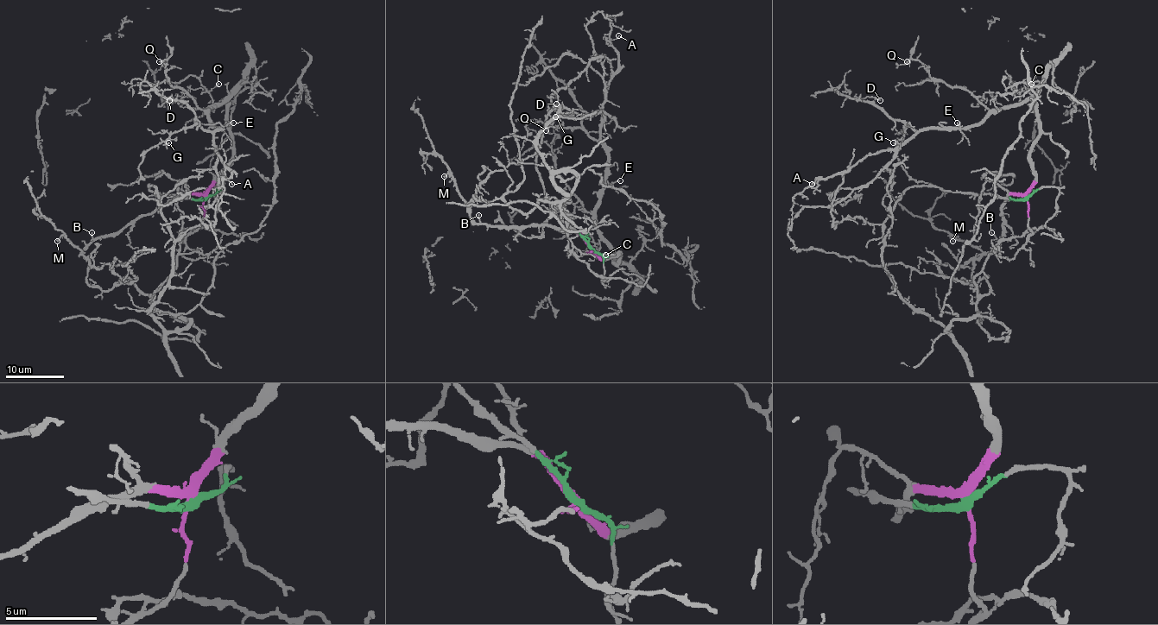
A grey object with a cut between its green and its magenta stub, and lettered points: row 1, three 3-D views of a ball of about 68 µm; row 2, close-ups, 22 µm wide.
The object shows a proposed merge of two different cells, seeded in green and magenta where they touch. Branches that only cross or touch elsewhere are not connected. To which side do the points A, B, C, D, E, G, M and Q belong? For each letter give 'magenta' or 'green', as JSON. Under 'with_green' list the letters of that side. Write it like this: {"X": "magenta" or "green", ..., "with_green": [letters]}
{"A": "magenta", "B": "magenta", "C": "magenta", "D": "magenta", "E": "magenta", "G": "magenta", "M": "magenta", "Q": "magenta", "with_green": []}

